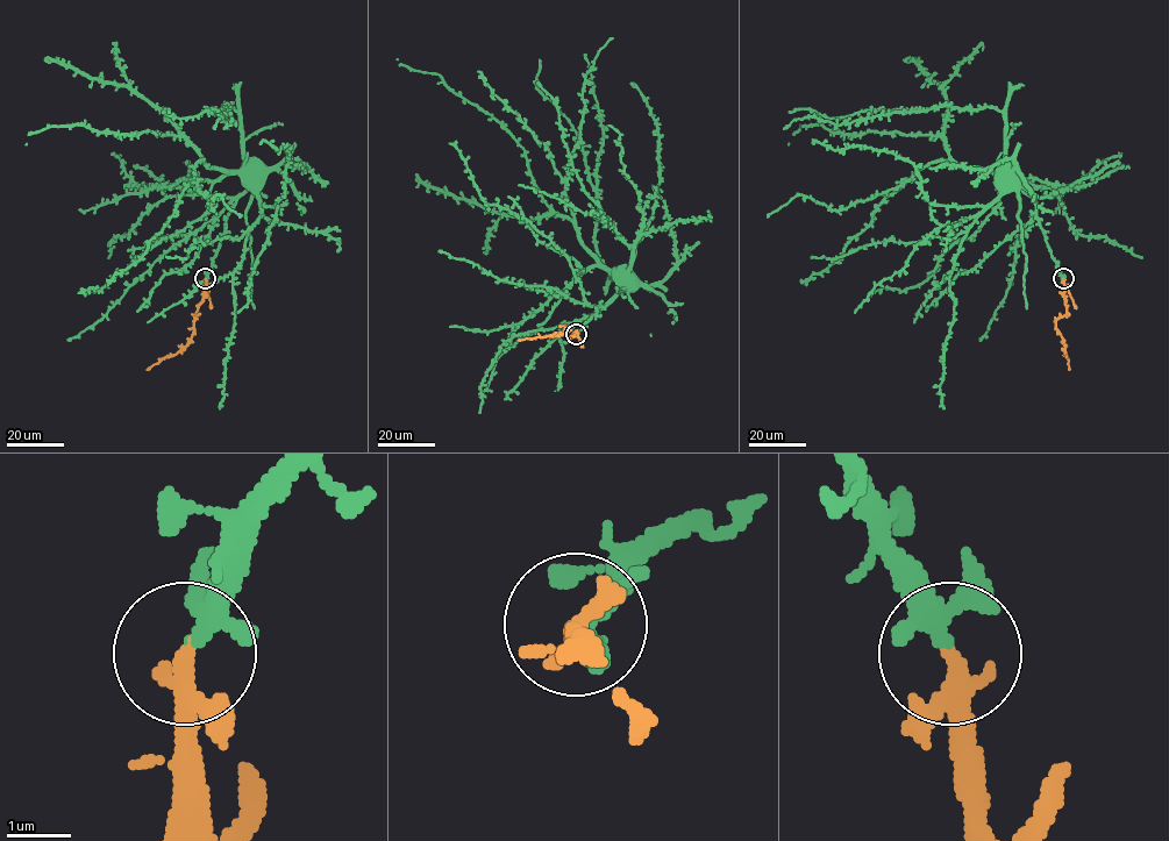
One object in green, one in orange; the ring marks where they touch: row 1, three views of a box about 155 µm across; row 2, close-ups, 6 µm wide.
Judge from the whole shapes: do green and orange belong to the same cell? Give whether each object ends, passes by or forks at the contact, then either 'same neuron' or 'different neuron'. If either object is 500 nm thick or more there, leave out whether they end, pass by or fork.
green forks; orange passes by; same neuron

